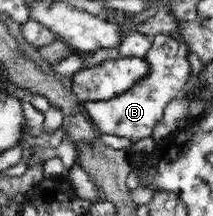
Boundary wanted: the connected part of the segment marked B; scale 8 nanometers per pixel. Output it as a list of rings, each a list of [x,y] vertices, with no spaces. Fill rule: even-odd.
[[[159,33],[151,37],[152,45],[143,55],[150,65],[150,72],[138,84],[122,95],[108,101],[83,102],[80,108],[90,119],[98,134],[126,137],[136,142],[144,137],[151,137],[152,128],[160,119],[164,108],[170,101],[184,93],[184,87],[190,79],[190,64],[186,58],[189,47],[186,42],[178,42],[168,34]]]

